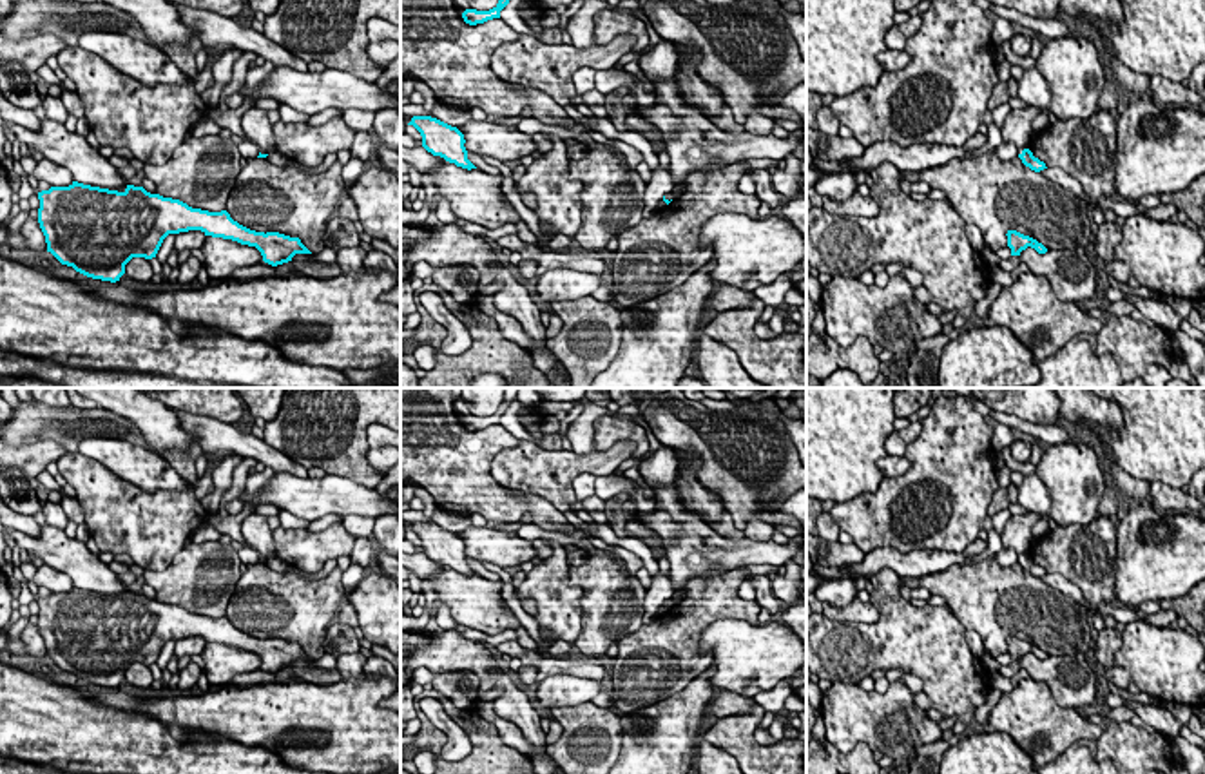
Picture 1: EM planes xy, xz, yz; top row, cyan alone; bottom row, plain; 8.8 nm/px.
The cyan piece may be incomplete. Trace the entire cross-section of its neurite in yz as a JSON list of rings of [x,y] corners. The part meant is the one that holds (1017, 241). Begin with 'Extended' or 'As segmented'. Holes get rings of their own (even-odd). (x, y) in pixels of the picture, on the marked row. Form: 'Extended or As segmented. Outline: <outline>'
As segmented. Outline: [[[1007,230],[1007,247],[1011,248],[1011,256],[1020,256],[1027,247],[1035,248],[1038,254],[1046,254],[1047,248],[1036,239],[1024,236],[1017,230]]]

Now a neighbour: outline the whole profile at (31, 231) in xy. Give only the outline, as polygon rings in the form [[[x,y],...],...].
[[[27,218],[20,228],[20,234],[25,237],[27,248],[36,252],[47,252],[45,236],[40,228],[38,219]]]

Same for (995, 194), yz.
[[[995,152],[973,160],[951,160],[942,167],[931,167],[919,172],[901,172],[901,181],[924,181],[931,189],[942,190],[951,207],[960,214],[966,225],[977,225],[984,245],[993,252],[1007,247],[1007,232],[1017,230],[1042,243],[1047,250],[1075,250],[1091,243],[1094,227],[1085,225],[1089,218],[1082,210],[1080,199],[1049,181],[1044,174],[1031,170],[1017,156],[1000,160]]]

